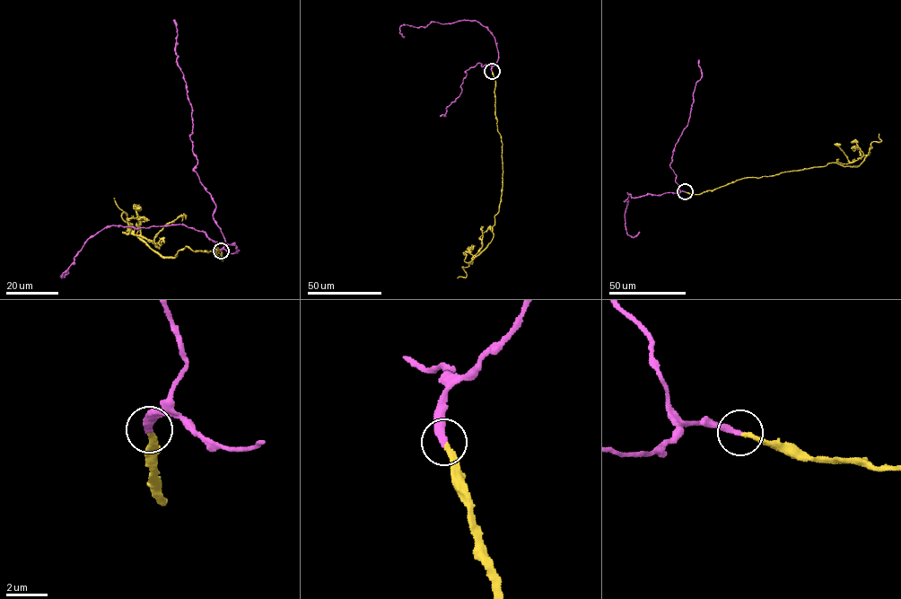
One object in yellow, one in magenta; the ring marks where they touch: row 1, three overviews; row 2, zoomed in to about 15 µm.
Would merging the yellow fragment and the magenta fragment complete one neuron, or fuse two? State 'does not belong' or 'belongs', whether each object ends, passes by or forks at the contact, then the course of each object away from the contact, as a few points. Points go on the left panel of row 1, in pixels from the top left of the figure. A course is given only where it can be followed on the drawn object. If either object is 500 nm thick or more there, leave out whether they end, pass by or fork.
belongs | yellow ends | magenta ends | yellow via (221, 251), (222, 260), (216, 247), (163, 257), (137, 235), (155, 246), (166, 224), (185, 218) | magenta via (221, 251), (239, 249), (181, 224), (111, 225), (86, 241), (61, 277), (67, 271)

